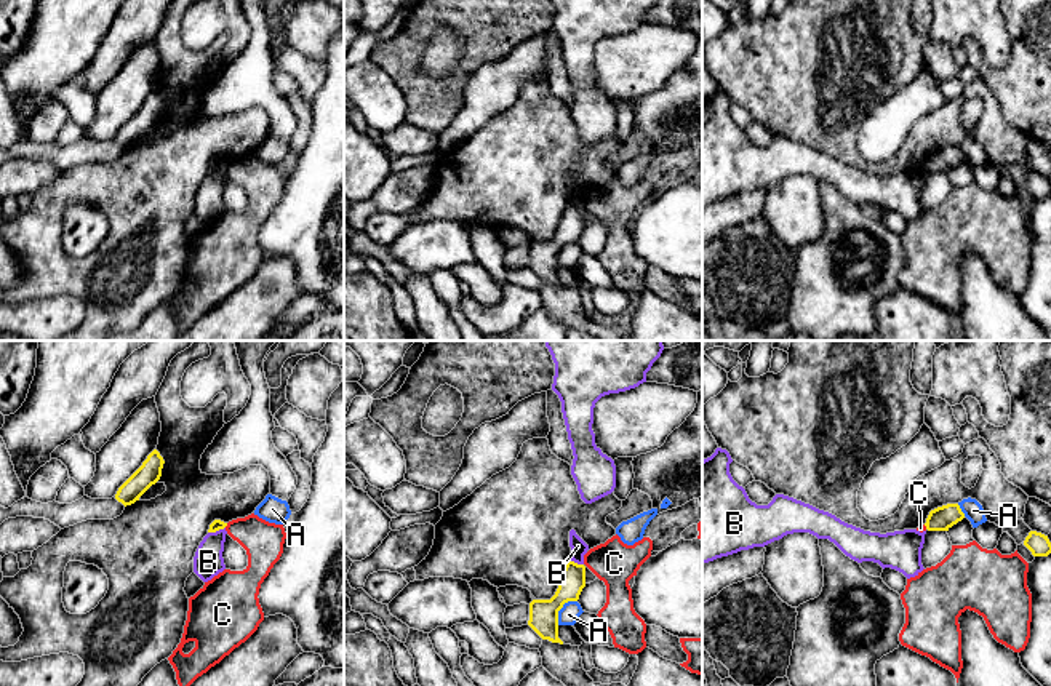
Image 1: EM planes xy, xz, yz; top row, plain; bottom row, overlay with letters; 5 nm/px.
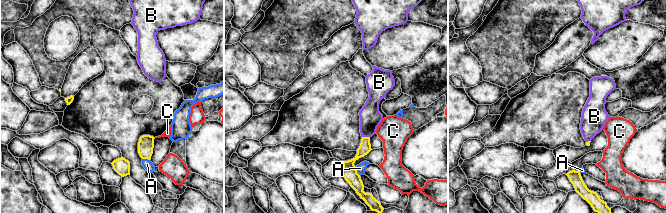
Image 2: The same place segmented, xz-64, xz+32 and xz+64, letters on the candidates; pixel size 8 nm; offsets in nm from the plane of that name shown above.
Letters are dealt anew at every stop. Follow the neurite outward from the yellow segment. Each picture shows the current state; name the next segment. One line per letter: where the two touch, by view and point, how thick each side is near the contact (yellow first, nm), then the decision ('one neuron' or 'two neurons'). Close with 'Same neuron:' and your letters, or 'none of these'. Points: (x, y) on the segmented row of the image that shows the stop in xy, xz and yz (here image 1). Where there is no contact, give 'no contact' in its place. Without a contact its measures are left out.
A: meets yellow in xz at (562, 606); 140 nm thick on the yellow side, 100 nm on the other; two neurons
B: meets yellow in xy at (216, 530); 60 nm thick on the yellow side, 150 nm on the other; two neurons
C: meets yellow in xy at (226, 525); 60 nm thick on the yellow side, 200 nm on the other; two neurons
Same neuron: none of these

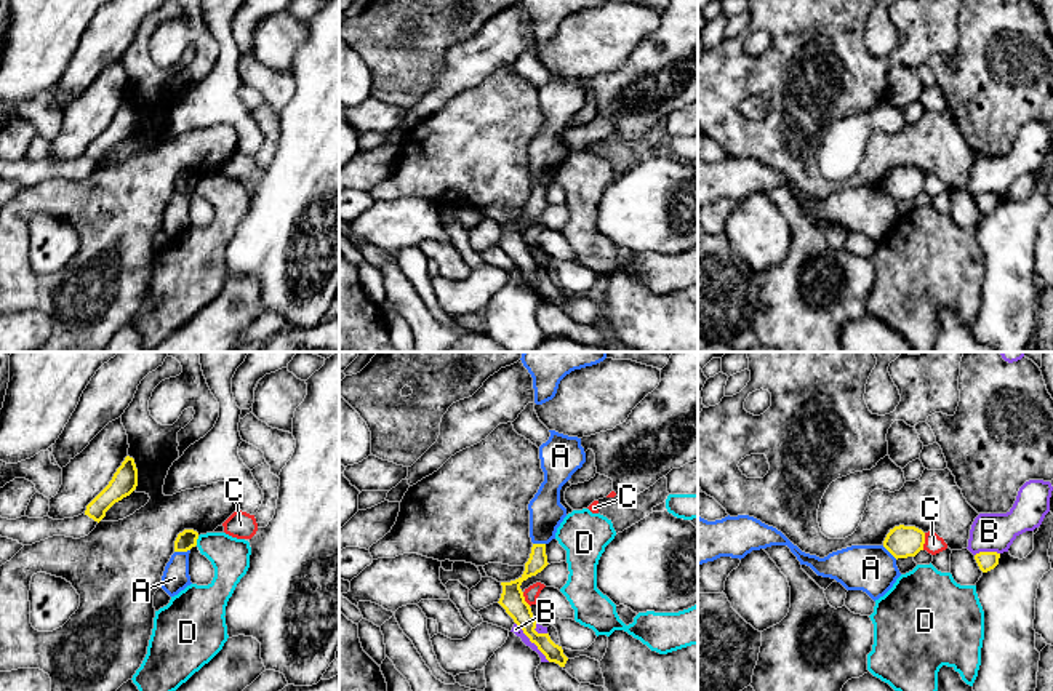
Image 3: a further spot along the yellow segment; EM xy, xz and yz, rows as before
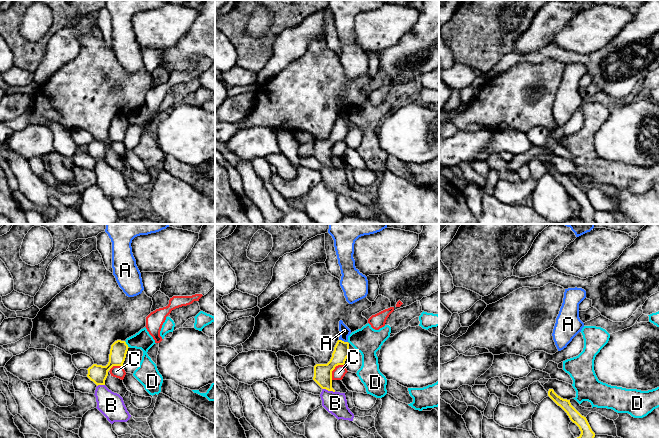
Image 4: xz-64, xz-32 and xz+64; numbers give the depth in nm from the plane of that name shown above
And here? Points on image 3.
A: meets yellow in xy at (181, 551); 90 nm thick on the yellow side, 130 nm on the other; two neurons
B: meets yellow in xz at (532, 642); 120 nm thick on the yellow side, 50 nm on the other; two neurons
C: meets yellow in yz at (924, 541); 160 nm thick on the yellow side, 100 nm on the other; two neurons
D: meets yellow in xy at (196, 541); 90 nm thick on the yellow side, 190 nm on the other; two neurons
Same neuron: none of these

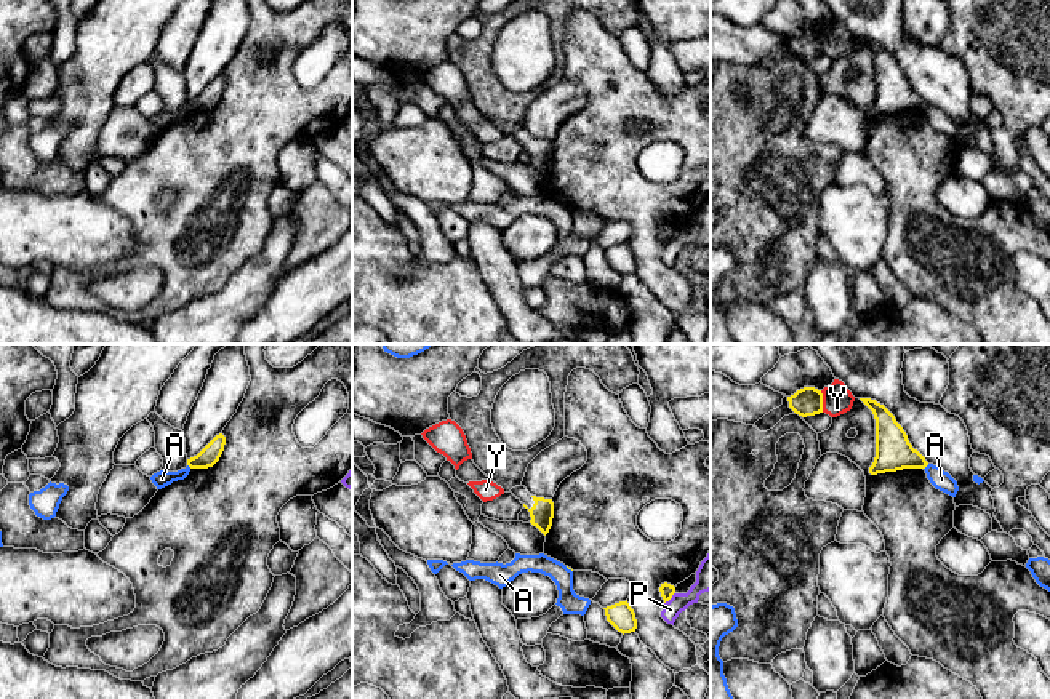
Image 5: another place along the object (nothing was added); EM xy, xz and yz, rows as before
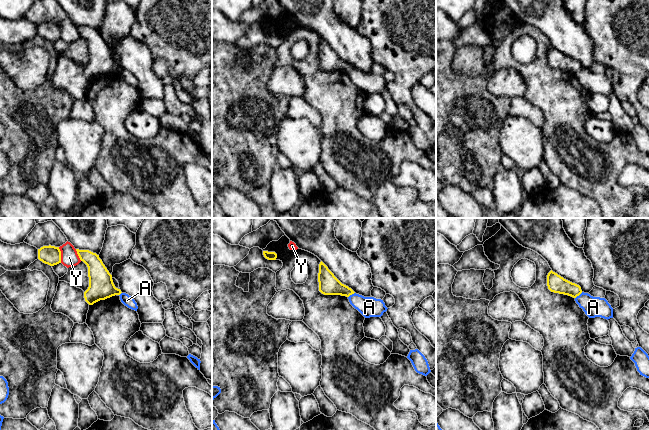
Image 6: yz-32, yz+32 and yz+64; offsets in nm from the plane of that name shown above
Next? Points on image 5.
A: meets yellow in yz at (925, 466); 190 nm thick on the yellow side, 100 nm on the other; two neurons
P: meets yellow in xz at (669, 599); 70 nm thick on the yellow side, 140 nm on the other; two neurons
Y: meets yellow in yz at (821, 402); 140 nm thick on the yellow side, 150 nm on the other; two neurons
Same neuron: none of these

